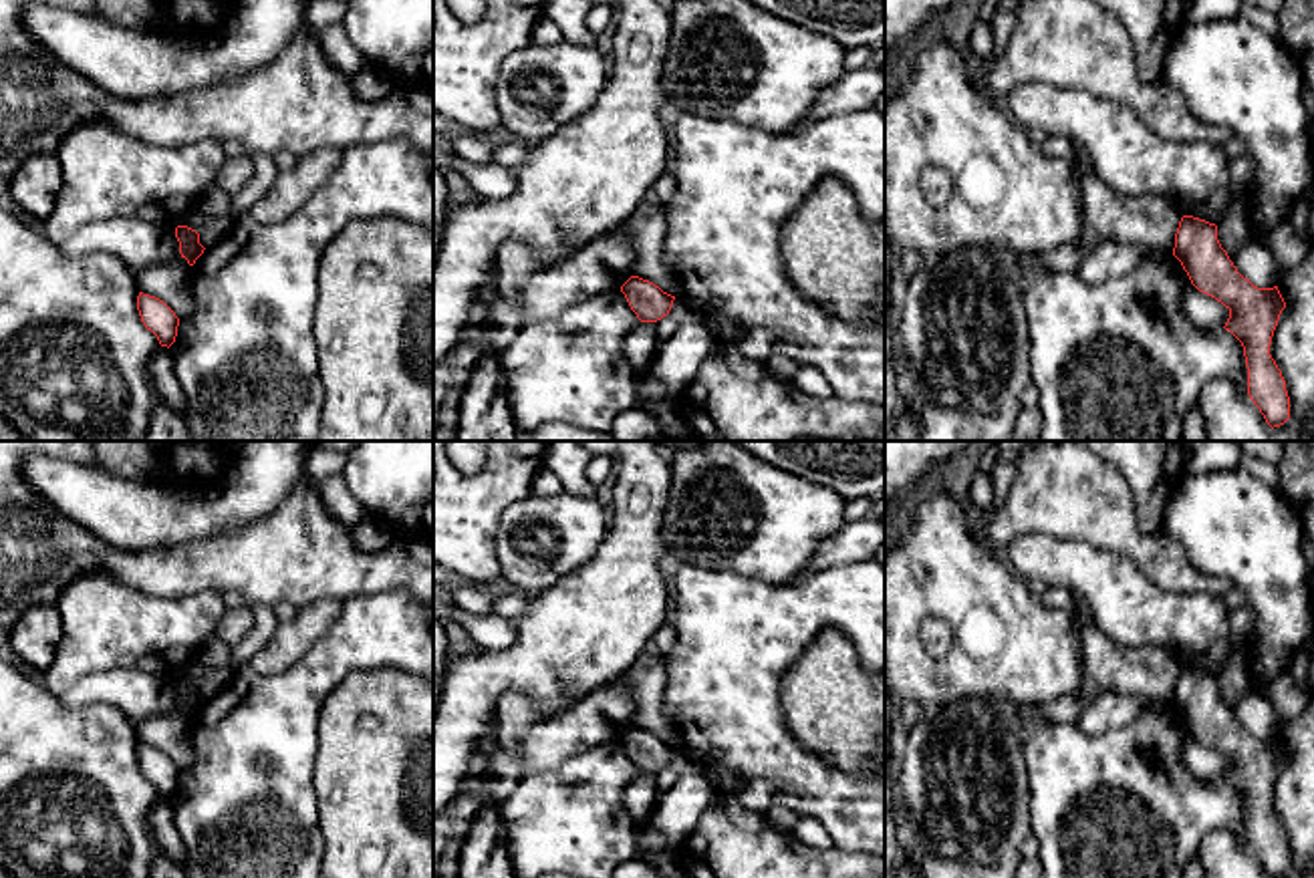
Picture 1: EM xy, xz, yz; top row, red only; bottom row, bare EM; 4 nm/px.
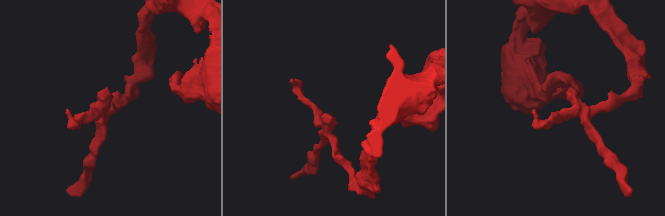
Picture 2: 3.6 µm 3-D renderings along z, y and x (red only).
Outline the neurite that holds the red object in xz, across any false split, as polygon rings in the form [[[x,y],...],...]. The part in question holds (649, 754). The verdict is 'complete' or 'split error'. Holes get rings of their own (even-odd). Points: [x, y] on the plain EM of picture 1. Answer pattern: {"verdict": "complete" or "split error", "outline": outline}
{"verdict": "complete", "outline": [[[631,727],[623,737],[631,761],[637,765],[641,773],[657,773],[669,765],[675,747],[663,743],[649,731],[639,727]]]}

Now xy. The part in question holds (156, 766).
{"verdict": "complete", "outline": [[[139,743],[137,761],[141,773],[151,781],[161,797],[171,797],[177,787],[179,769],[175,763],[159,749]]]}

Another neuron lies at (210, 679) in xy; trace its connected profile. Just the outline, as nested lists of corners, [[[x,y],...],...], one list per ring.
[[[202,656],[193,658],[179,677],[195,681],[204,699],[216,697],[230,681],[228,671],[206,665]]]

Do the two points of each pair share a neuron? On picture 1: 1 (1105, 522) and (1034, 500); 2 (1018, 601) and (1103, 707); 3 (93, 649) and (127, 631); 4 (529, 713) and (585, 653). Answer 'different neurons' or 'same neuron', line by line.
1: same neuron
2: different neurons
3: same neuron
4: different neurons

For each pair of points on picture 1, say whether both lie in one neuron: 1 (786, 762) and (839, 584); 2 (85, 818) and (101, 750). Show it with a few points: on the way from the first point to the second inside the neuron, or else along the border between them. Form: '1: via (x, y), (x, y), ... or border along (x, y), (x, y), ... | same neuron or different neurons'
1: via (764, 717), (764, 659), (795, 629) | same neuron
2: via (85, 802), (85, 766) | same neuron

